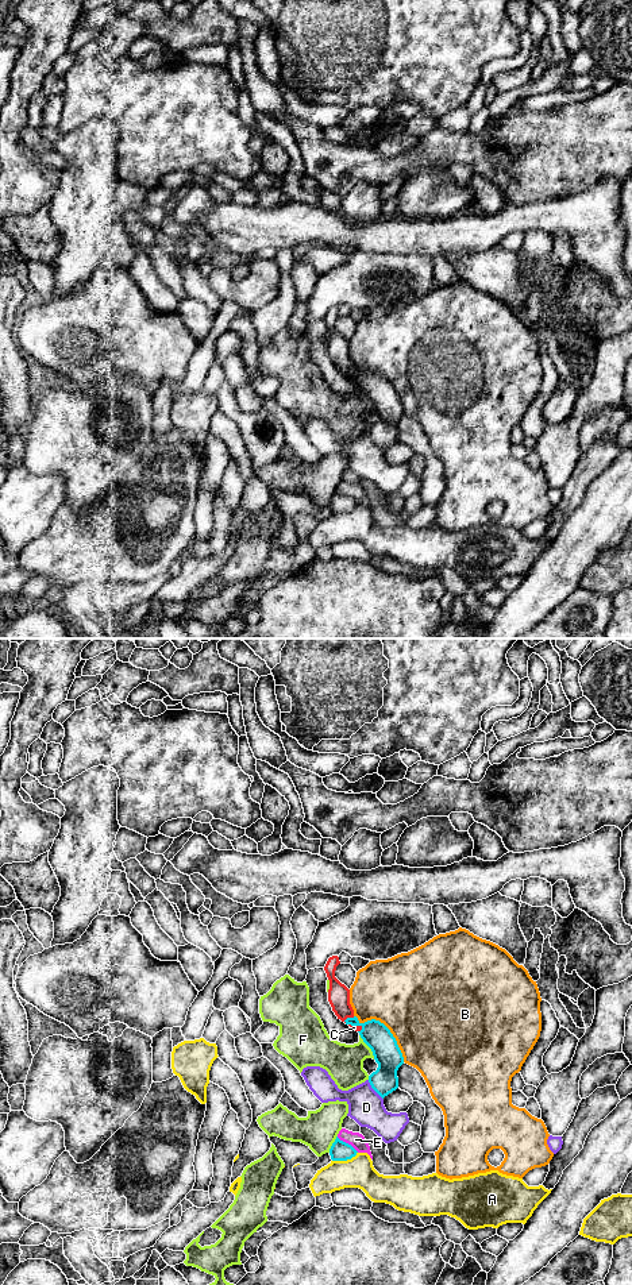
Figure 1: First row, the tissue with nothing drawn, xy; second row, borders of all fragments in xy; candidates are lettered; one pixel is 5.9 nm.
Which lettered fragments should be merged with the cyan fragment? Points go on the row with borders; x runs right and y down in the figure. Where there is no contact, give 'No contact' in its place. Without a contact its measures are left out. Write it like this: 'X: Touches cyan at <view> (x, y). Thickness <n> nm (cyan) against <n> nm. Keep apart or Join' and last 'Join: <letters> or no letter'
A: Touches cyan at xy (345, 1160). Thickness 120 nm (cyan) against 190 nm. Keep apart
B: Touches cyan at xy (388, 1029). Thickness 160 nm (cyan) against 500 nm. Keep apart
C: Touches cyan at xy (349, 1018). Thickness 160 nm (cyan) against 130 nm. Keep apart
D: Touches cyan at xy (373, 1088). Thickness 160 nm (cyan) against 220 nm. Keep apart
E: Touches cyan at xy (347, 1143). Thickness 120 nm (cyan) against 90 nm. Keep apart
F: Touches cyan at xy (367, 1045). Thickness 160 nm (cyan) against 220 nm. Keep apart
Join: no letter

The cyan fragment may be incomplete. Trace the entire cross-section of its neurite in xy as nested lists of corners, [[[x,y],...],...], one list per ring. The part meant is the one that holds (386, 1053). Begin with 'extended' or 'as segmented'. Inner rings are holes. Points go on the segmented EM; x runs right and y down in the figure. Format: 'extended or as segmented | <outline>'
as segmented | [[[357,1016],[347,1018],[346,1024],[361,1026],[358,1031],[371,1049],[378,1068],[369,1076],[371,1088],[384,1099],[398,1088],[397,1070],[404,1064],[402,1053],[390,1030],[379,1020],[361,1023]]]

